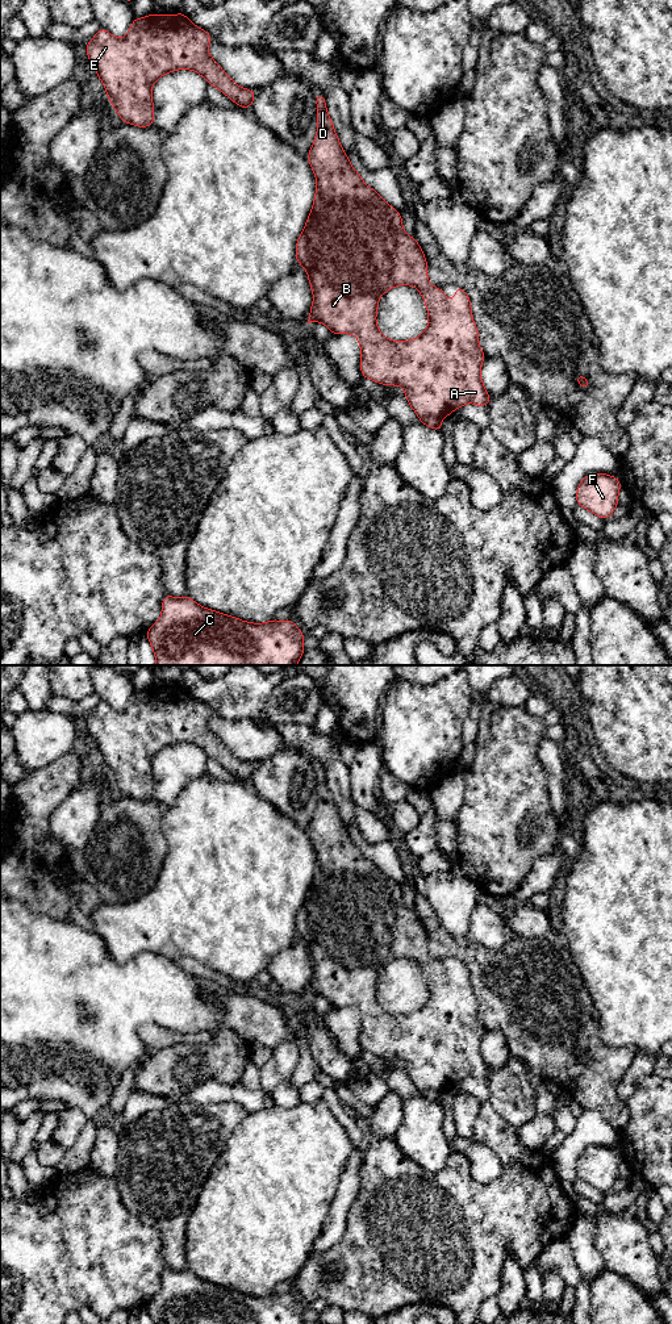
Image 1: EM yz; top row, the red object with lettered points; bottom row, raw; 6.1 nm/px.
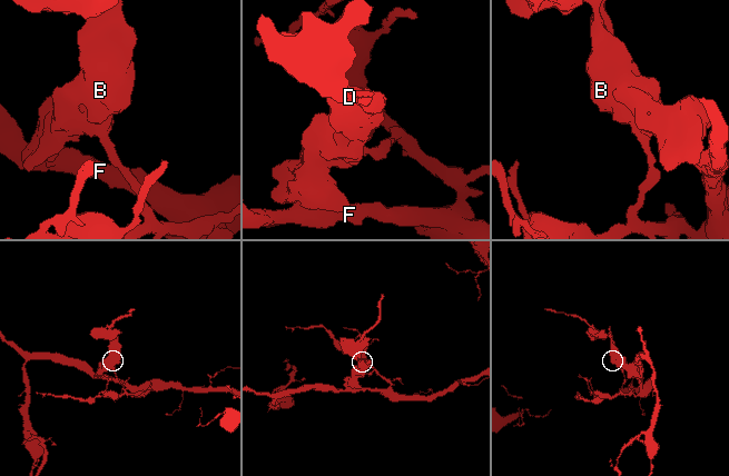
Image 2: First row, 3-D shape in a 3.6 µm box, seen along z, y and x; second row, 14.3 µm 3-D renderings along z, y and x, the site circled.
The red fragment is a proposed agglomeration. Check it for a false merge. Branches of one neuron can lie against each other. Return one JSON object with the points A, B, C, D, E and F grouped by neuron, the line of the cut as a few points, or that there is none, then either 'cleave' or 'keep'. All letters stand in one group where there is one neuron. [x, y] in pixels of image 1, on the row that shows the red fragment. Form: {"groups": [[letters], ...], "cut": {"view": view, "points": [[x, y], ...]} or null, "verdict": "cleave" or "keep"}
{"groups": [["A", "B", "D", "E"], ["C", "F"]], "cut": {"view": "yz", "points": [[420, 416], [438, 416], [441, 418]]}, "verdict": "cleave"}

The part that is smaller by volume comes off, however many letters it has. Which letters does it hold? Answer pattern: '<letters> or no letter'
A, B, D, E

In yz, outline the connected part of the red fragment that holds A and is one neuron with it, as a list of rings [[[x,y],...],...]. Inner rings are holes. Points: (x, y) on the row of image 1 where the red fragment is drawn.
[[[317,93],[314,97],[318,128],[306,158],[316,176],[317,188],[313,208],[296,243],[296,262],[305,268],[314,297],[308,323],[322,322],[330,333],[338,335],[354,334],[360,344],[362,376],[381,385],[402,387],[408,404],[417,417],[443,418],[468,402],[476,406],[488,406],[491,396],[480,379],[485,355],[479,346],[479,330],[473,322],[467,292],[455,287],[455,301],[452,302],[444,296],[442,288],[435,288],[429,283],[427,260],[416,238],[405,233],[400,212],[384,201],[373,188],[363,183],[360,174],[352,168],[348,156],[342,150],[326,110],[325,96]],[[405,284],[417,288],[423,297],[429,325],[420,337],[406,342],[395,342],[385,338],[376,325],[377,305],[383,293]]]

